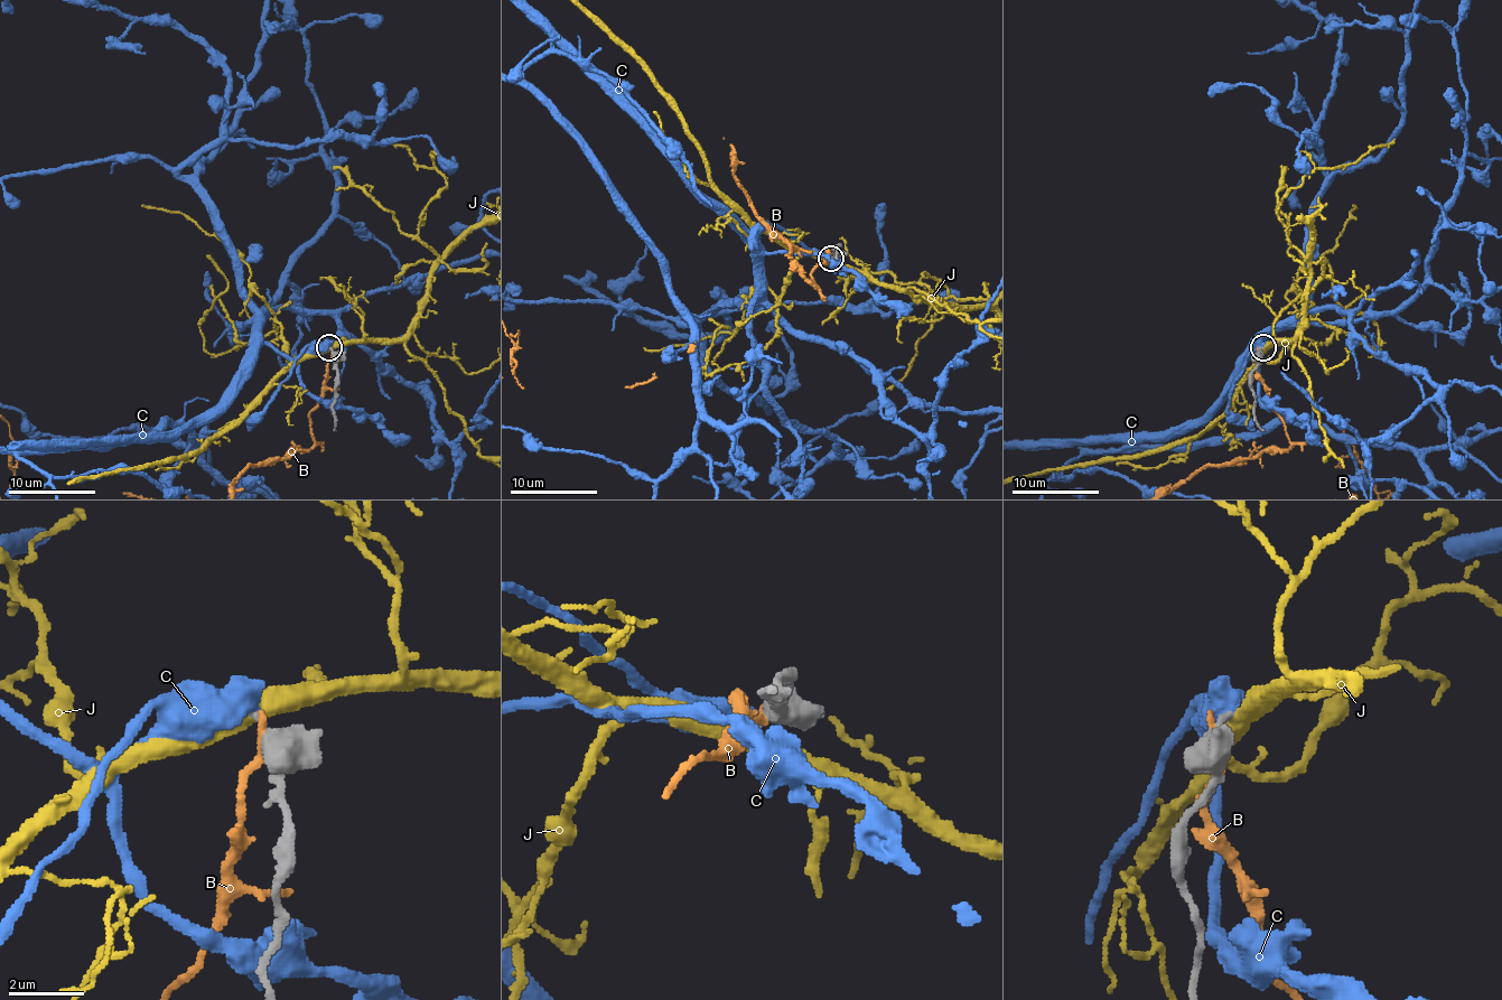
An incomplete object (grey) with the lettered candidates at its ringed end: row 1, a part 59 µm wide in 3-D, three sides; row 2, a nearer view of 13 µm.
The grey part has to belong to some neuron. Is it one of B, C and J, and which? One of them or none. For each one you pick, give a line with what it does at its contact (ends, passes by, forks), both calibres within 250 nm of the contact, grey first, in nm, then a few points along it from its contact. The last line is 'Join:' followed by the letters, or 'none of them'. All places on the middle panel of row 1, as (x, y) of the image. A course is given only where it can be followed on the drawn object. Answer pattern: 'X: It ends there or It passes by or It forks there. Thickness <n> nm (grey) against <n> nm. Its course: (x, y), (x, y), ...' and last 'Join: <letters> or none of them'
Join: none of them

